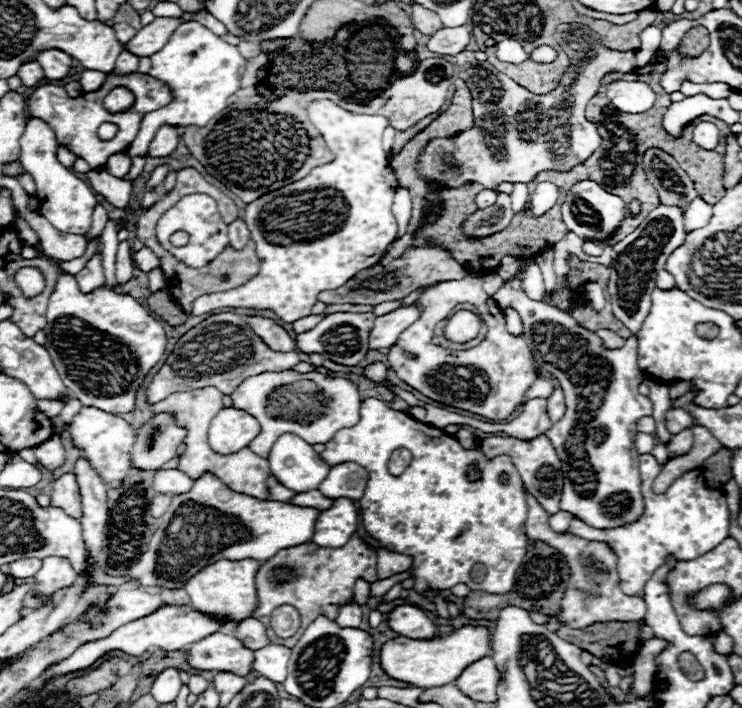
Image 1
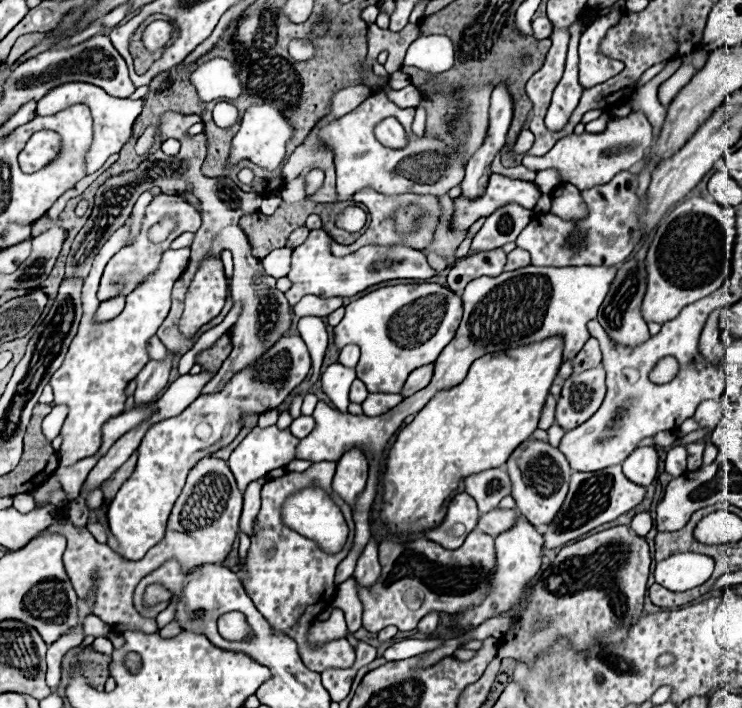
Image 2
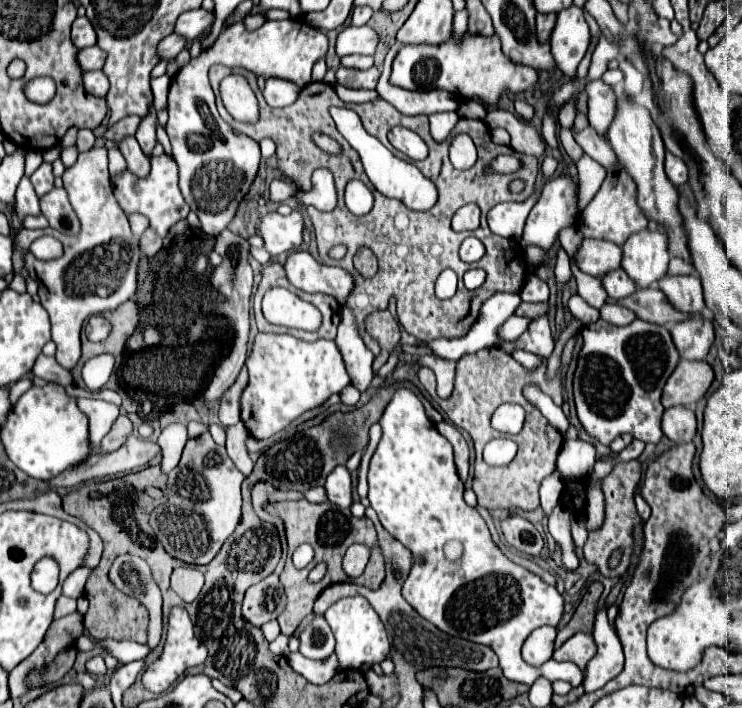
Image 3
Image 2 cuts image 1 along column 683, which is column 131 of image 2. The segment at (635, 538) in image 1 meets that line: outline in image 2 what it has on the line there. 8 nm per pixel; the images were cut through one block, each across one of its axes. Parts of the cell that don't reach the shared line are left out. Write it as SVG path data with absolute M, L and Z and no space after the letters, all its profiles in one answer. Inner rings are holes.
M282 336L256 362L252 362L244 370L236 372L234 378L220 392L202 394L182 414L178 414L174 418L164 418L164 420L160 420L160 422L156 422L156 424L152 424L148 428L148 432L142 438L142 444L138 448L138 464L136 464L136 470L132 472L132 478L128 478L122 484L122 488L116 494L116 498L108 506L108 524L110 524L110 530L118 538L120 552L128 560L140 560L152 546L156 546L164 538L170 510L172 510L176 498L180 496L180 492L184 488L188 472L204 456L210 456L210 454L218 452L220 448L228 446L238 436L238 432L242 430L242 422L244 422L246 416L250 416L250 414L262 414L262 412L272 410L278 404L282 404L284 398L296 386L300 386L300 382L308 376L308 370L310 370L310 354L308 354L308 348L304 344L304 340L300 336Z

